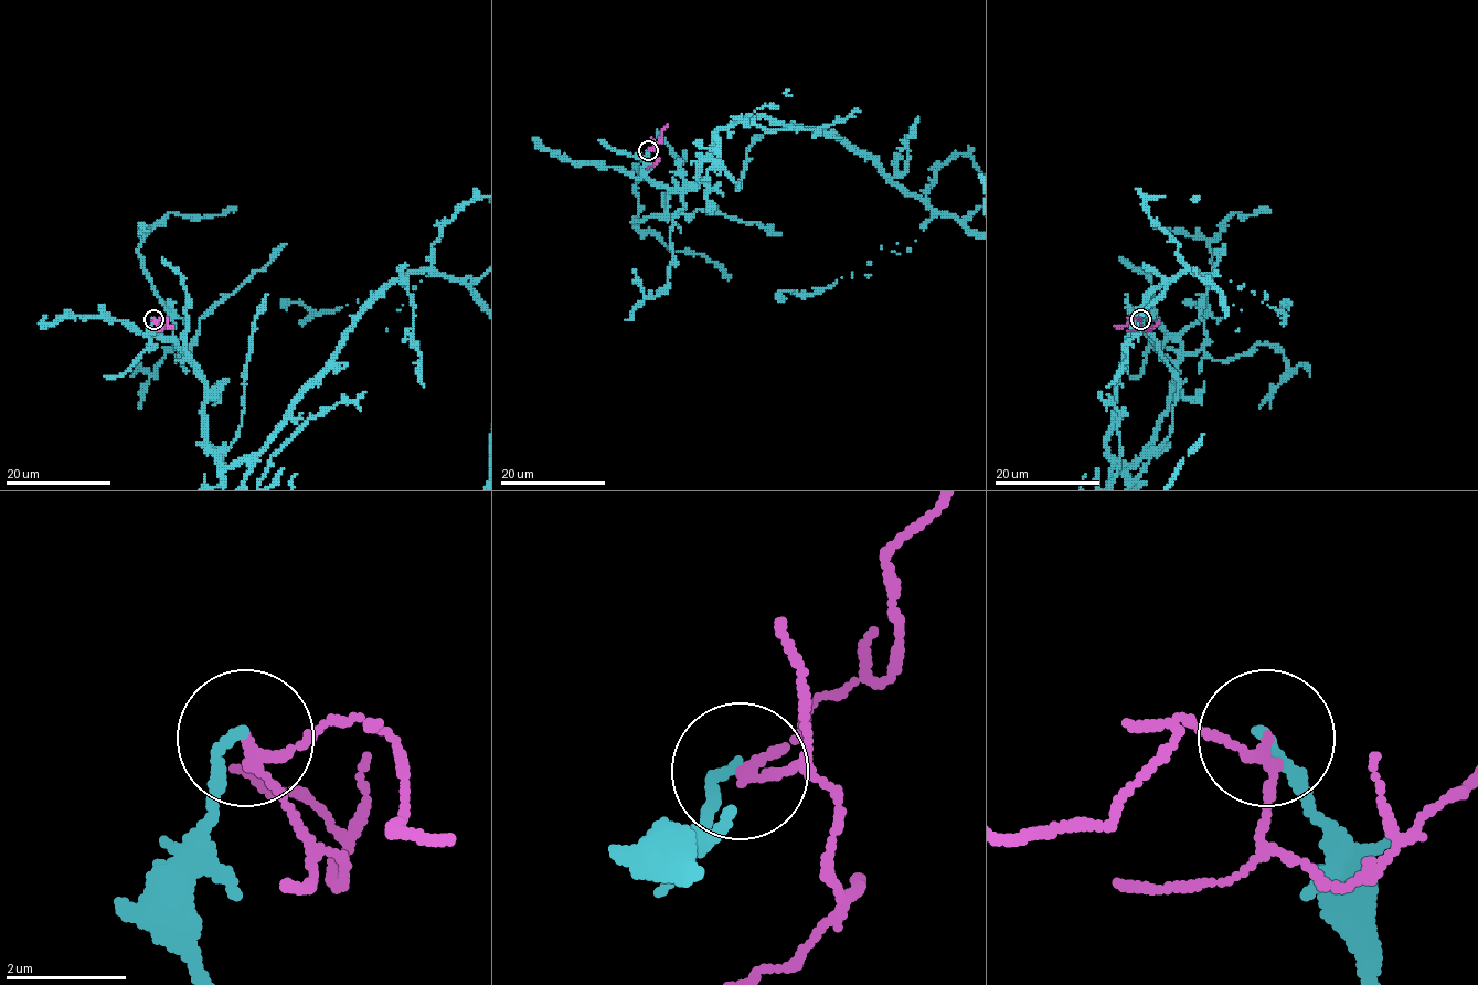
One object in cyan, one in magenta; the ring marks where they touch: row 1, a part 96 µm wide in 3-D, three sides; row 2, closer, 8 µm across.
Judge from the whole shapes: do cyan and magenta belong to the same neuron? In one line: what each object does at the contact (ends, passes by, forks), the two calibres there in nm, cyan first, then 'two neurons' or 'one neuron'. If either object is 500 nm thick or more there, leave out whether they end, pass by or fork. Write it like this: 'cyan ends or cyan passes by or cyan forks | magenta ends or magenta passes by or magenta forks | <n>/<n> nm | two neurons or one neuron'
cyan ends | magenta passes by | 170/130 nm | two neurons

